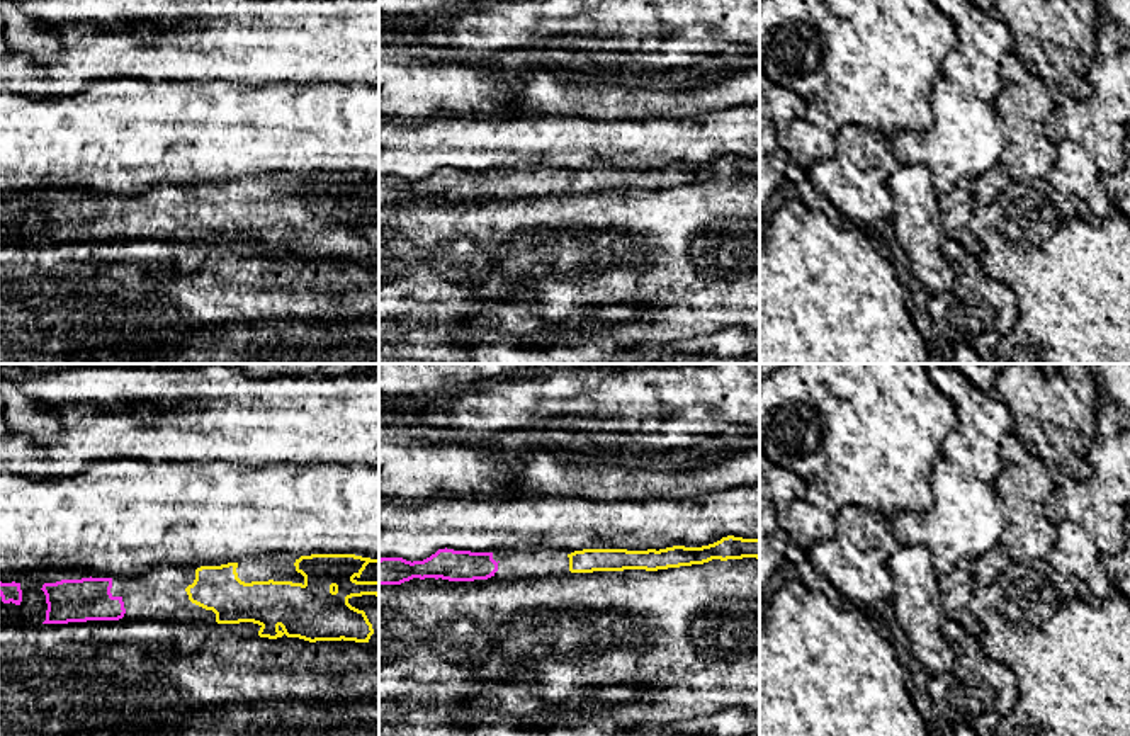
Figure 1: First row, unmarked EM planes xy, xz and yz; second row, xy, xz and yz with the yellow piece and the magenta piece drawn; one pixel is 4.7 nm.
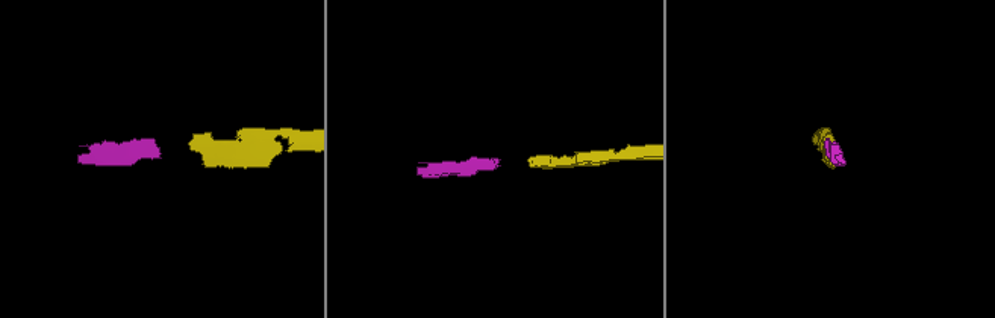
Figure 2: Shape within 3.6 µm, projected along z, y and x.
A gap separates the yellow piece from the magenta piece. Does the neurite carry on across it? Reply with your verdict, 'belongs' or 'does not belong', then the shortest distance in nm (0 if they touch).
belongs | 300 nm

